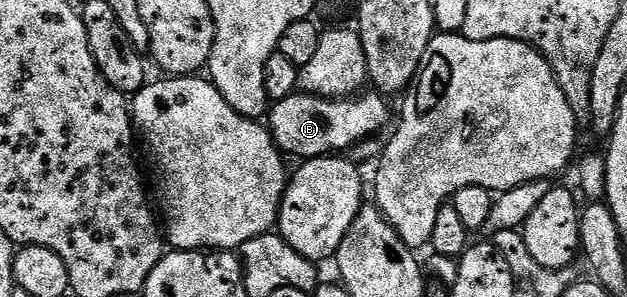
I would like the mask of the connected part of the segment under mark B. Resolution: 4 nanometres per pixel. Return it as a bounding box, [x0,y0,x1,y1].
[268,92,388,160]

